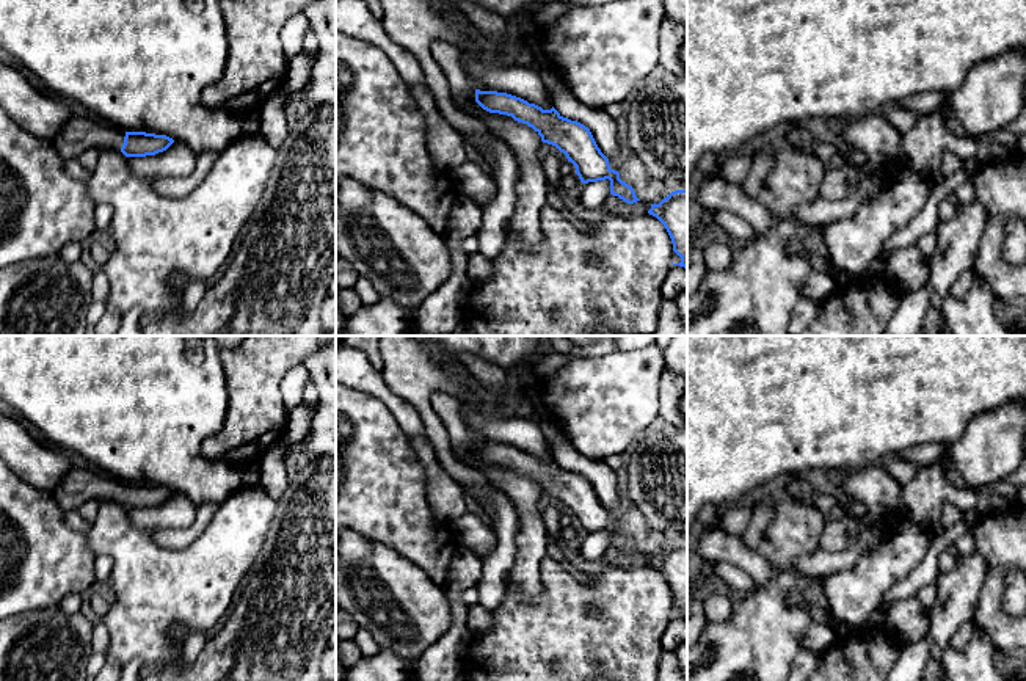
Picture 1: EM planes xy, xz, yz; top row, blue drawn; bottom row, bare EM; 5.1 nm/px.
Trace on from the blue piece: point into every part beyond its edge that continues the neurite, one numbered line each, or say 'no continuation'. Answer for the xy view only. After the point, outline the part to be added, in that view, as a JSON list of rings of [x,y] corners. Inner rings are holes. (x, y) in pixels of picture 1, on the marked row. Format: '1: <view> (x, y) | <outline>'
1: xy (79, 134) | [[[71,115],[63,130],[52,140],[55,151],[64,158],[78,158],[86,149],[121,151],[126,132],[108,122]]]

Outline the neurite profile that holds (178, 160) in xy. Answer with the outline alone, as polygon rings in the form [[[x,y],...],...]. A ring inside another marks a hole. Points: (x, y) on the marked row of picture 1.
[[[174,141],[166,151],[146,157],[127,157],[129,169],[141,179],[187,176],[195,171],[198,154],[185,143]]]

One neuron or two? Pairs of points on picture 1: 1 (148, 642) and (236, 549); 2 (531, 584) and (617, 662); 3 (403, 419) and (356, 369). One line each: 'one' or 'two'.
1: one
2: two
3: one

